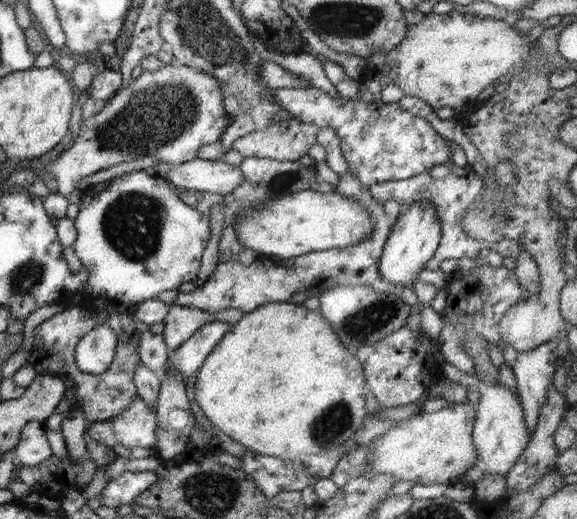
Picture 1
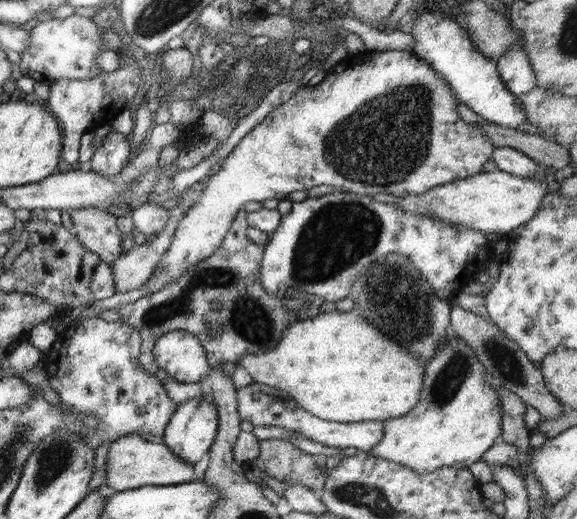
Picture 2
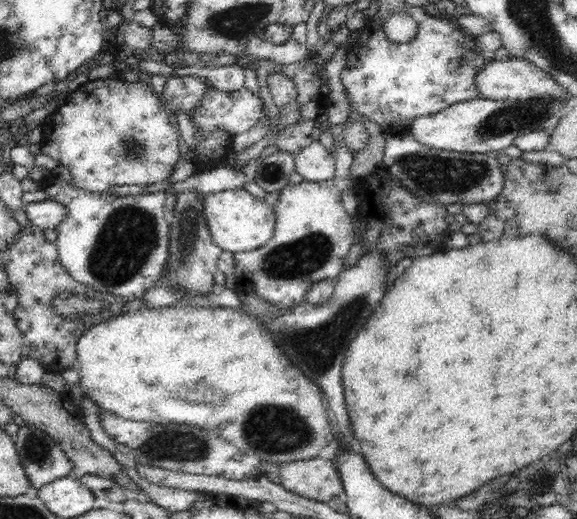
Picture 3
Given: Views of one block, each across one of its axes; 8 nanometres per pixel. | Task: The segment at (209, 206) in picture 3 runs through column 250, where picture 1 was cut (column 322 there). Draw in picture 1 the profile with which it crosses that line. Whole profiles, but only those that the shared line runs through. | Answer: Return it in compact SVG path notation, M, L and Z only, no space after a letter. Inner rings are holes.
M314 188L291 192L282 198L277 198L263 205L254 206L245 217L234 224L235 232L240 244L251 248L261 256L274 256L281 259L302 256L309 252L325 251L330 249L341 249L351 244L359 243L365 236L373 231L373 222L365 206L352 196L342 196L337 191L331 193L319 193Z

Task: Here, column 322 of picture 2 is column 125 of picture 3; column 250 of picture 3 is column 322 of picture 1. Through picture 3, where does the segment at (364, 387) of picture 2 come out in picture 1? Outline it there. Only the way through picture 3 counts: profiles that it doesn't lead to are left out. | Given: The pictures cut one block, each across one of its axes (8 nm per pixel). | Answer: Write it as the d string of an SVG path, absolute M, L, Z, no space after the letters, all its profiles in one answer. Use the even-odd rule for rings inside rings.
M268 303L242 315L242 318L235 323L232 330L226 332L222 340L216 344L216 348L208 354L206 362L198 370L194 383L196 403L202 408L204 416L209 418L214 427L216 426L226 436L230 436L232 440L236 440L252 452L262 456L275 456L284 461L296 460L301 455L320 454L323 451L338 448L341 444L353 438L356 431L363 426L363 421L369 414L366 411L366 396L368 396L368 389L365 384L366 376L364 369L362 369L362 363L358 361L356 354L352 354L342 345L338 336L334 335L334 330L329 322L319 311L312 311L302 305L292 303Z

